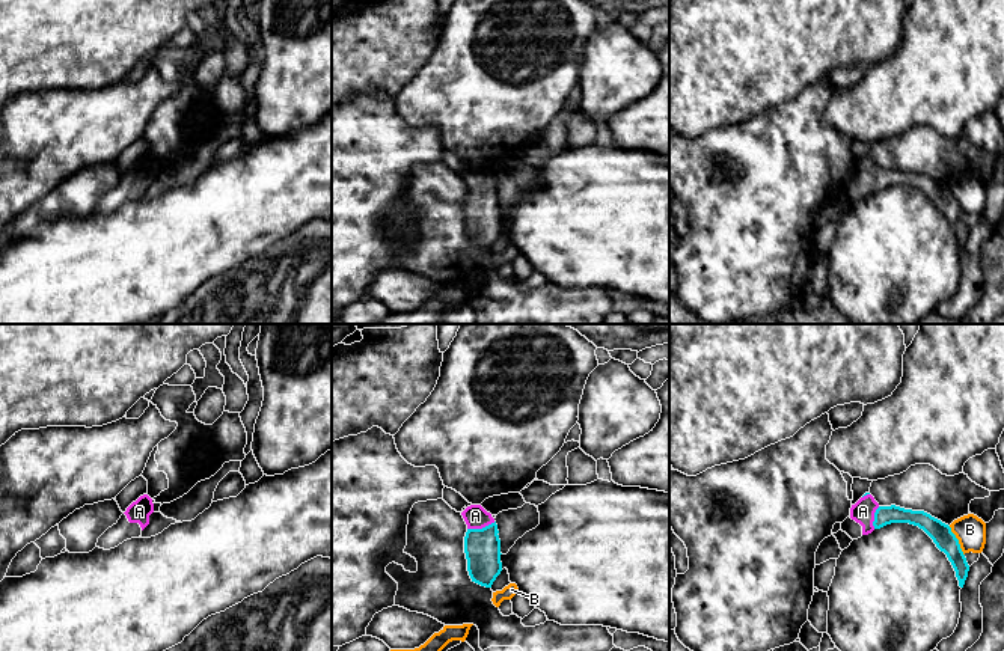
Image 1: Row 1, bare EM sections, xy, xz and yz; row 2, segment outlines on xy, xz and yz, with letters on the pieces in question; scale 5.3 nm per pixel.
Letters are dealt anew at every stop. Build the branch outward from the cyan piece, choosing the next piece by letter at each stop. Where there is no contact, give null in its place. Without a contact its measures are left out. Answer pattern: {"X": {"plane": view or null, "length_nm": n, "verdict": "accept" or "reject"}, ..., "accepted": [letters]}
{"A": {"plane": "xz", "length_nm": 160, "verdict": "accept"}, "B": {"plane": "yz", "length_nm": 180, "verdict": "reject"}, "accepted": ["A"]}

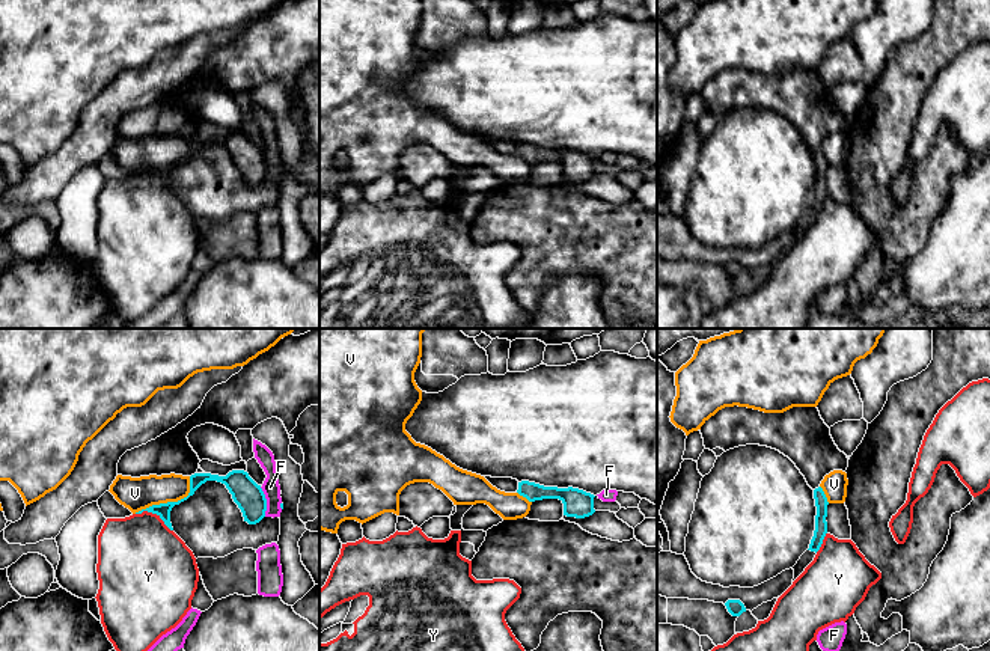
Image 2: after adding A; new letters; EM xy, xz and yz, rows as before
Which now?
{"F": {"plane": "xy", "length_nm": 160, "verdict": "reject"}, "V": {"plane": "xy", "length_nm": 360, "verdict": "reject"}, "Y": {"plane": "xy", "length_nm": 220, "verdict": "reject"}, "accepted": []}

